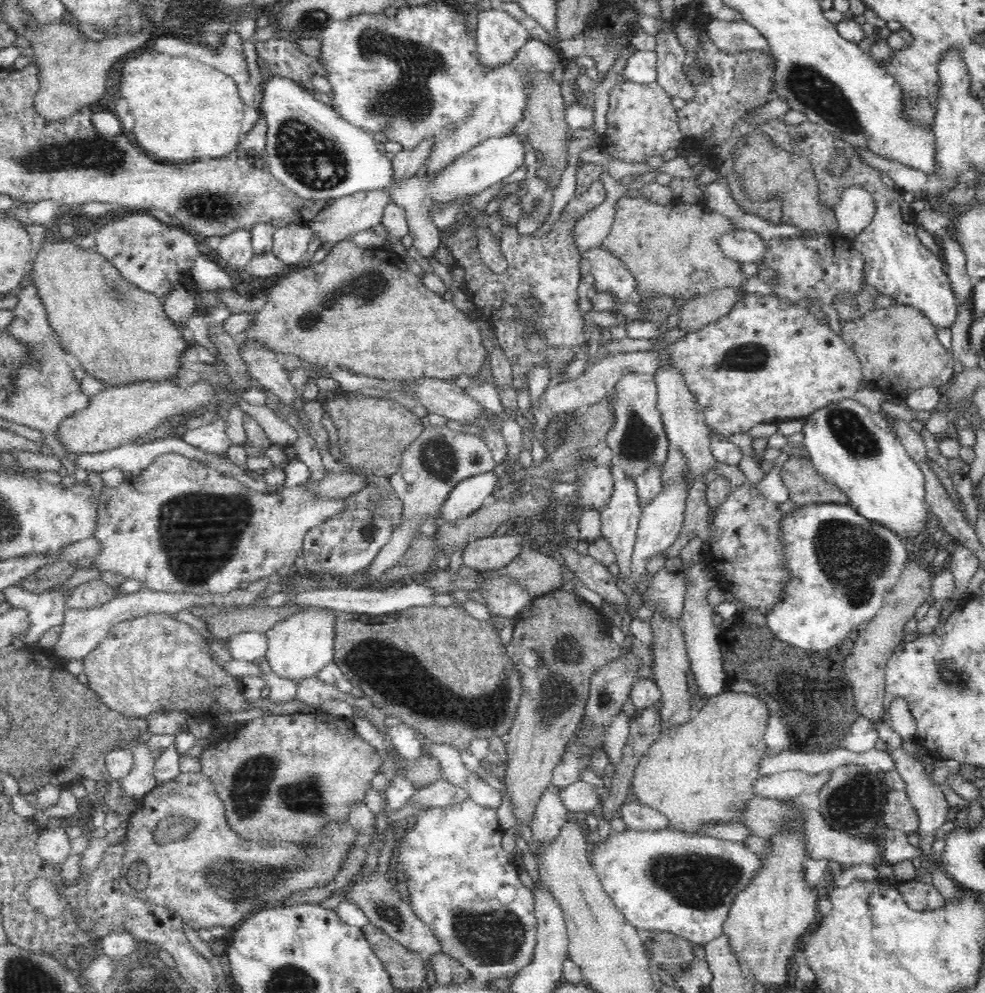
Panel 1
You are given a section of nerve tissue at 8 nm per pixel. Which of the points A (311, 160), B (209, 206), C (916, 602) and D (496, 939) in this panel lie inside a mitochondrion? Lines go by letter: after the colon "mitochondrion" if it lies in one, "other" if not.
A: mitochondrion
B: mitochondrion
C: other
D: mitochondrion

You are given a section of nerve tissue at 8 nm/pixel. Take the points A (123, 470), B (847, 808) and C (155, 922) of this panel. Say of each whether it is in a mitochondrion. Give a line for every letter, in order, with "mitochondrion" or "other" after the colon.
A: other
B: mitochondrion
C: other

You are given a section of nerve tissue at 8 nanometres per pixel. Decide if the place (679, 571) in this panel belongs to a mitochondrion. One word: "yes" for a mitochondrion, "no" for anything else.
no

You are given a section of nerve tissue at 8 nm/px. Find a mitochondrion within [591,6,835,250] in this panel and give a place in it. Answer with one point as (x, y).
(746, 78)

